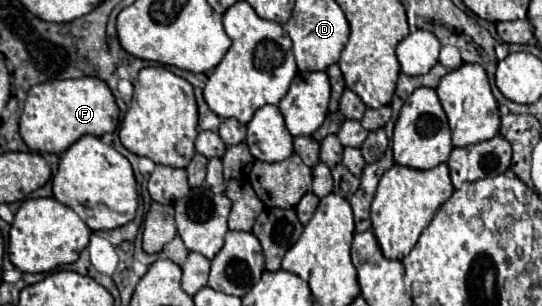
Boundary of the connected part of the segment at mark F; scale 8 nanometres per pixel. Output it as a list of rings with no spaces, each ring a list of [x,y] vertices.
[[[81,77],[33,85],[25,99],[19,131],[31,151],[47,151],[59,155],[81,135],[101,137],[103,133],[113,133],[117,123],[119,107],[107,83],[97,77]]]

